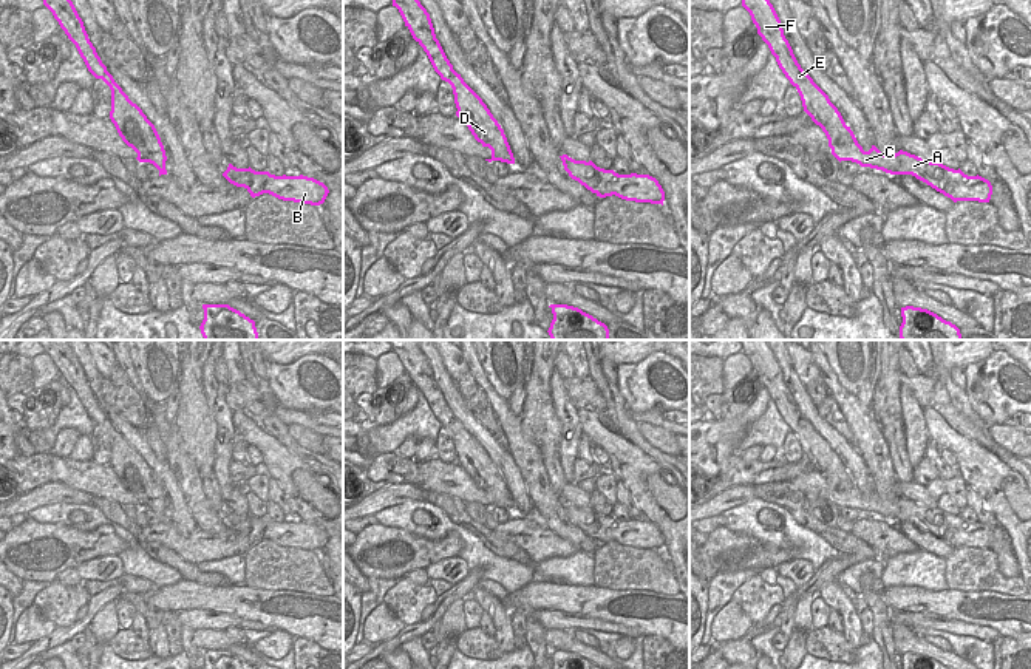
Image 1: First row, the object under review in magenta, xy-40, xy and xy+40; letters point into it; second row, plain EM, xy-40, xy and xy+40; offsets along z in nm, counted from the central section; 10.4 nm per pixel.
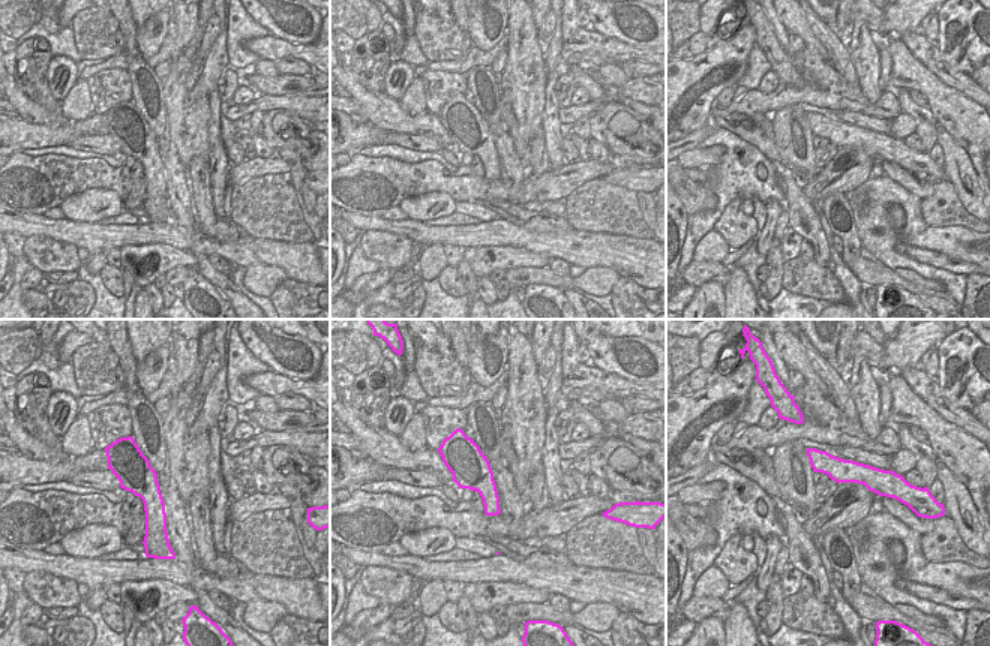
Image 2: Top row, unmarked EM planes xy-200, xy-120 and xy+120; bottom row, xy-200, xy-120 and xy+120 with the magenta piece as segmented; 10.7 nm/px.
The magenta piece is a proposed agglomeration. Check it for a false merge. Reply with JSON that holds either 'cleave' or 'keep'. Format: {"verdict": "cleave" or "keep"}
{"verdict": "cleave"}

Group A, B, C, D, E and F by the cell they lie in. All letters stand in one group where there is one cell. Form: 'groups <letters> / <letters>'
groups A B C / D E F

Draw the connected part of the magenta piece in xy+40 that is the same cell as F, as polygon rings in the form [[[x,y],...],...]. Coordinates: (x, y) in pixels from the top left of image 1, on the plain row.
[[[739,340],[742,352],[750,358],[757,380],[768,391],[771,400],[790,430],[798,436],[804,457],[822,474],[829,490],[852,490],[855,485],[850,473],[846,471],[838,454],[829,442],[801,414],[788,386],[784,382],[782,369],[765,340]]]

